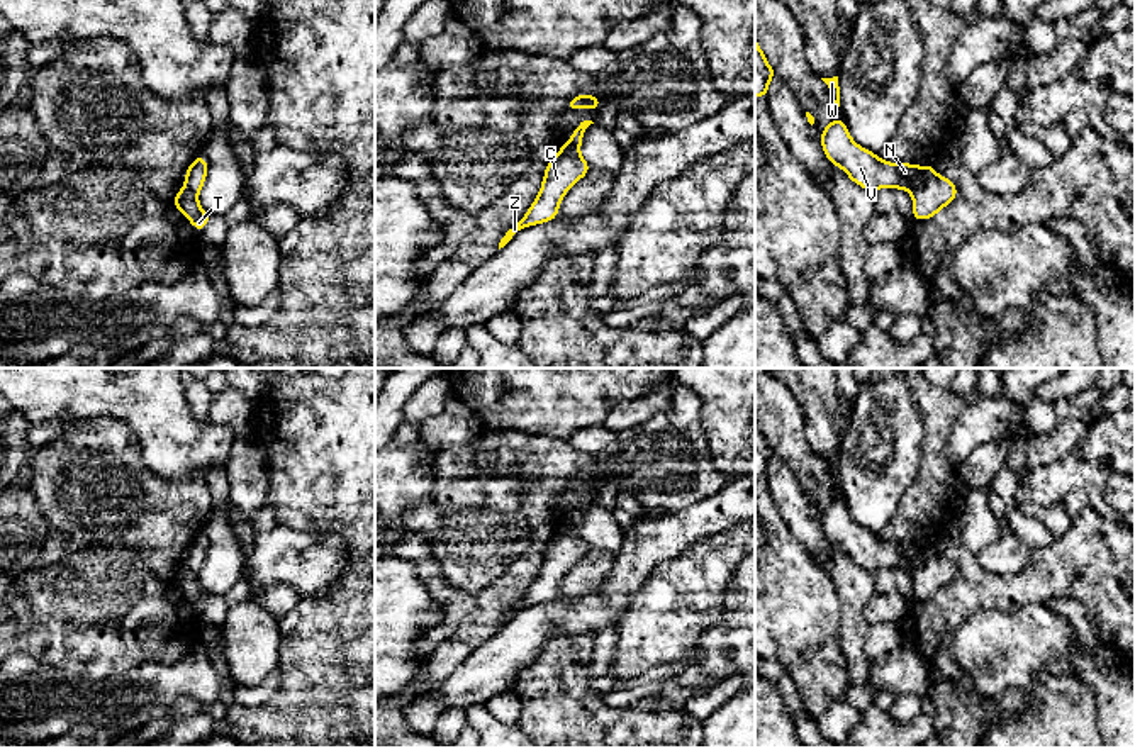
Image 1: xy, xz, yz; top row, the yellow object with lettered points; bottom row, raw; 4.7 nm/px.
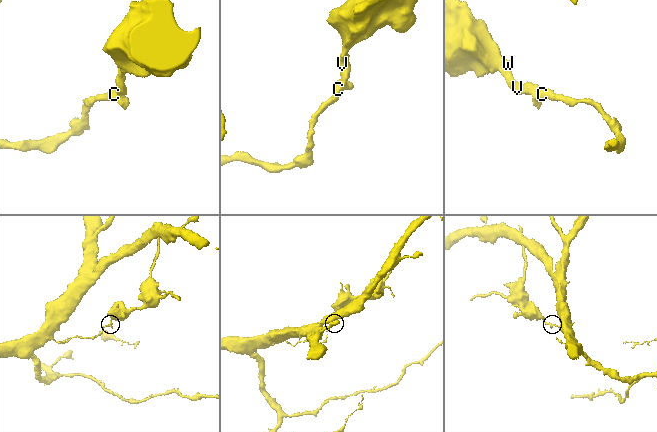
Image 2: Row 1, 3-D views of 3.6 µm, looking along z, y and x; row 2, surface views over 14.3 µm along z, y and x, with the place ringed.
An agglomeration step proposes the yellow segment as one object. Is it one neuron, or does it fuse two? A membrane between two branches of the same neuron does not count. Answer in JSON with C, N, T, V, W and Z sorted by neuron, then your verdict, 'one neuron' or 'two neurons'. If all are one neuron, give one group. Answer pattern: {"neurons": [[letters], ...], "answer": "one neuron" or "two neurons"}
{"neurons": [["C", "T", "Z"], ["N", "V", "W"]], "answer": "two neurons"}

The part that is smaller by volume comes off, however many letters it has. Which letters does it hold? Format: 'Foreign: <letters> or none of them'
Foreign: N, V, W

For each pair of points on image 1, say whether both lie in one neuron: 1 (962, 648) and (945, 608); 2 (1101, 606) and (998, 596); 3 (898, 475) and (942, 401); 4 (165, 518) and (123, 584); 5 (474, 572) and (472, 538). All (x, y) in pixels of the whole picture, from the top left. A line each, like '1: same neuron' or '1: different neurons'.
1: different neurons
2: same neuron
3: different neurons
4: different neurons
5: same neuron

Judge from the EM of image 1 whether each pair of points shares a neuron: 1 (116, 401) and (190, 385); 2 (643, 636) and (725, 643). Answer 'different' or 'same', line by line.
1: different
2: different

